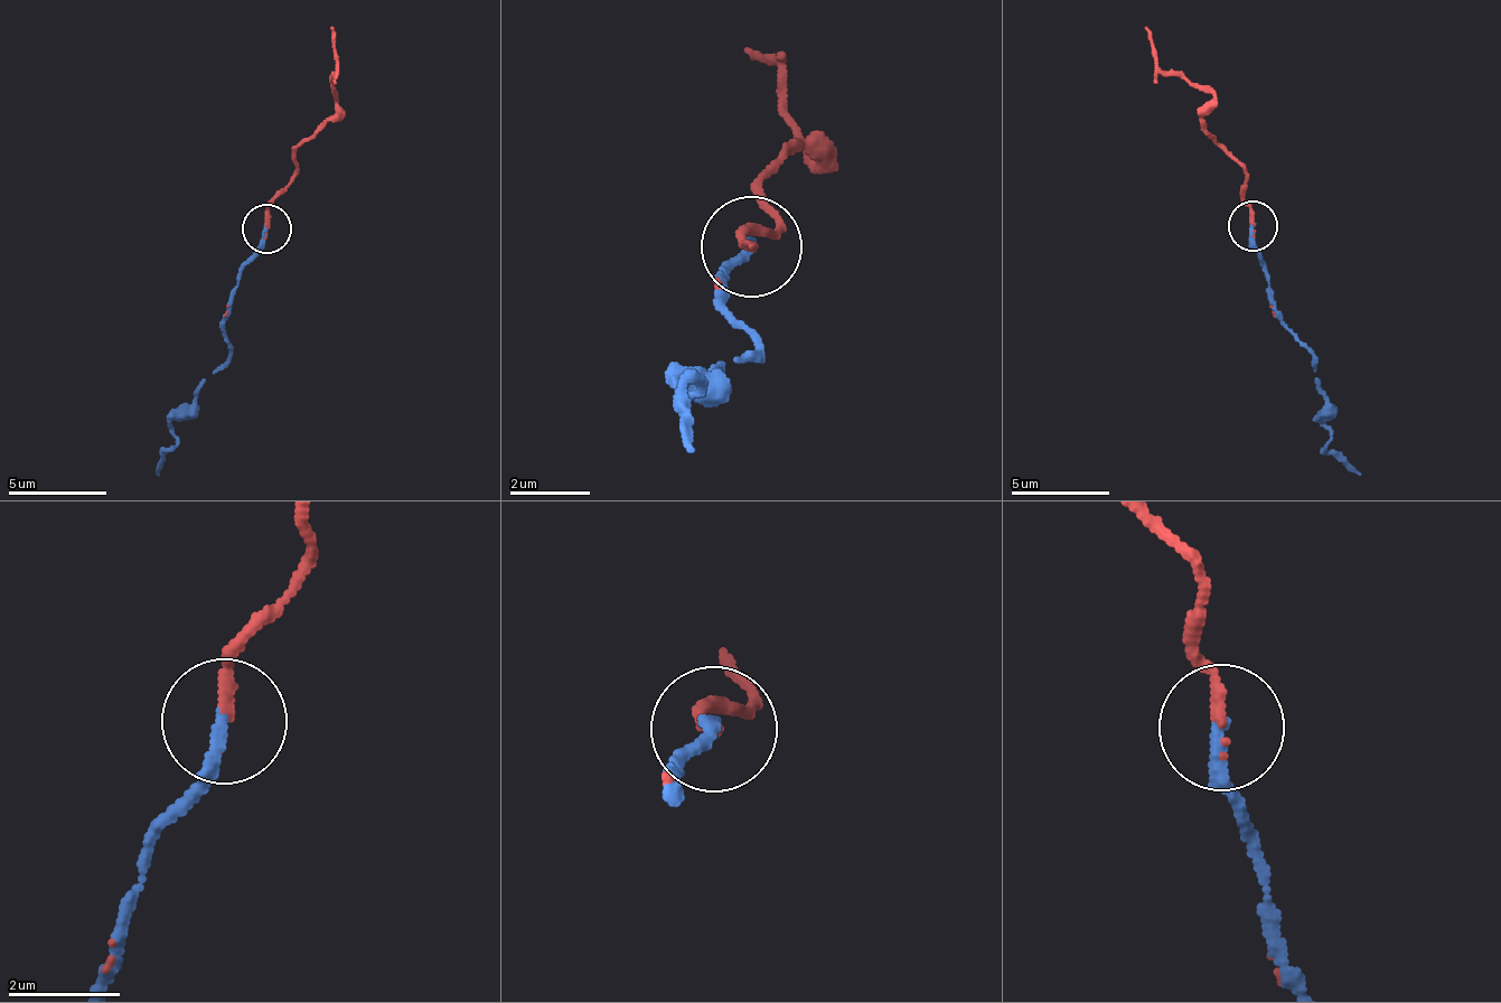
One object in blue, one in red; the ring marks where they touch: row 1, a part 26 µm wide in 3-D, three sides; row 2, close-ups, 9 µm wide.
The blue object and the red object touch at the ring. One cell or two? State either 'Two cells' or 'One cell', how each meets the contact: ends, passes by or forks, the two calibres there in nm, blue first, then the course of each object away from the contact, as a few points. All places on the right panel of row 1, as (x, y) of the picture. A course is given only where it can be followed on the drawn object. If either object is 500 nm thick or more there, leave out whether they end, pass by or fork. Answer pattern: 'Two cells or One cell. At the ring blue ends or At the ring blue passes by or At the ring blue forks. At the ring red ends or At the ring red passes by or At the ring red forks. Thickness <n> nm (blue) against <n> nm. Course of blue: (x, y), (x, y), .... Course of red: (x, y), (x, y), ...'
One cell. At the ring blue ends. At the ring red ends. Thickness 240 nm (blue) against 170 nm. Course of blue: (1251, 227), (1256, 252), (1270, 274), (1278, 320), (1310, 354), (1331, 424), (1326, 449), (1359, 475). Course of red: (1251, 227), (1242, 169), (1218, 144), (1203, 118), (1212, 96), (1155, 62), (1145, 28)

